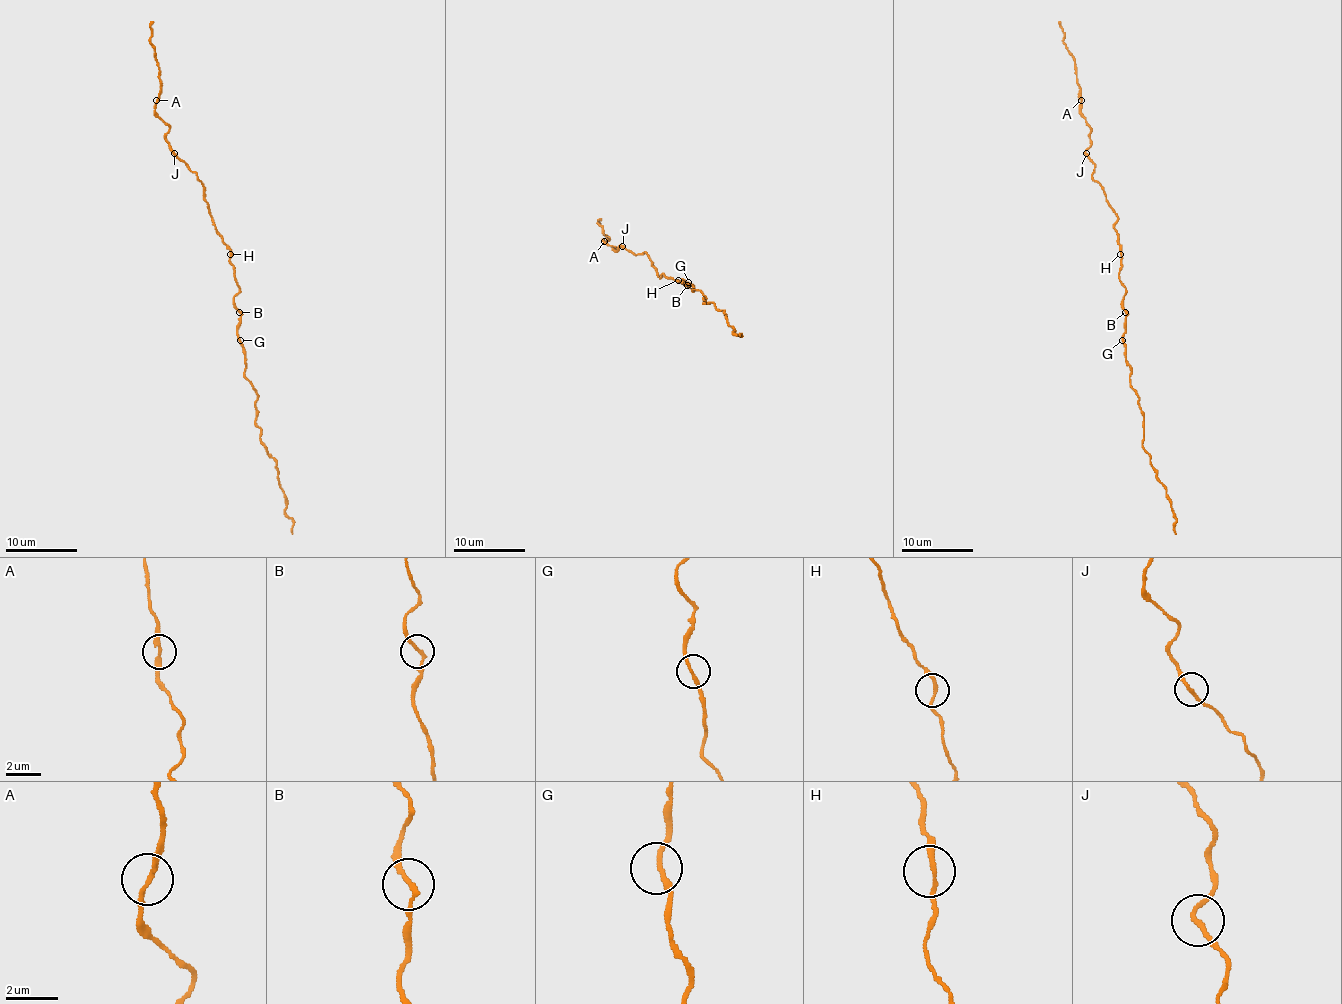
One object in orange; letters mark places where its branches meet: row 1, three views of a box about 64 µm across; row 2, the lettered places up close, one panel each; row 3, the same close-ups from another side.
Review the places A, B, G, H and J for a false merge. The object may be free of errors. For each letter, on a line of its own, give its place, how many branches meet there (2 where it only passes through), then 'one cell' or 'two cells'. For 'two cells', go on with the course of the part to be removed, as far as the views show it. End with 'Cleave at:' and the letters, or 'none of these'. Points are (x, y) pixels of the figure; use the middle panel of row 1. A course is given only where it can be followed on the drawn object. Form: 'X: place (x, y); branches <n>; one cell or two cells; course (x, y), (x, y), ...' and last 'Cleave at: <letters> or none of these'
A: place (604, 241); branches 2; one cell
B: place (687, 285); branches 2; one cell
G: place (688, 282); branches 2; one cell
H: place (678, 280); branches 2; one cell
J: place (622, 246); branches 2; one cell
Cleave at: none of these

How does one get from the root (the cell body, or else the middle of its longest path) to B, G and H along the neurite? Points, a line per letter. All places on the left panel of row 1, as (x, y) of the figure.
B: (233, 270), (239, 286), (233, 304), (239, 312)
G: (233, 270), (239, 286), (233, 304), (240, 313), (237, 330), (240, 340)
H: (233, 270), (230, 254)

